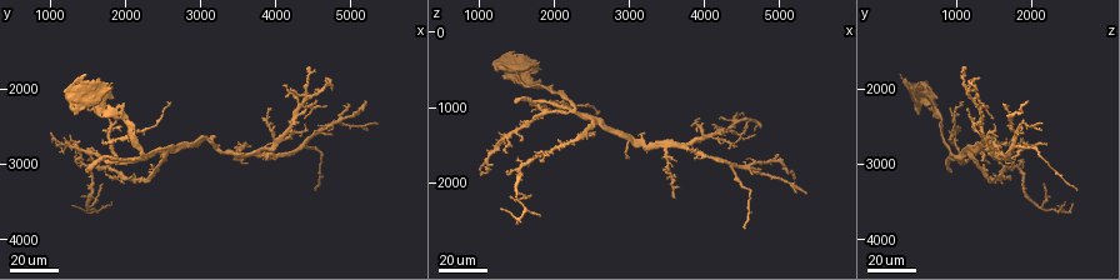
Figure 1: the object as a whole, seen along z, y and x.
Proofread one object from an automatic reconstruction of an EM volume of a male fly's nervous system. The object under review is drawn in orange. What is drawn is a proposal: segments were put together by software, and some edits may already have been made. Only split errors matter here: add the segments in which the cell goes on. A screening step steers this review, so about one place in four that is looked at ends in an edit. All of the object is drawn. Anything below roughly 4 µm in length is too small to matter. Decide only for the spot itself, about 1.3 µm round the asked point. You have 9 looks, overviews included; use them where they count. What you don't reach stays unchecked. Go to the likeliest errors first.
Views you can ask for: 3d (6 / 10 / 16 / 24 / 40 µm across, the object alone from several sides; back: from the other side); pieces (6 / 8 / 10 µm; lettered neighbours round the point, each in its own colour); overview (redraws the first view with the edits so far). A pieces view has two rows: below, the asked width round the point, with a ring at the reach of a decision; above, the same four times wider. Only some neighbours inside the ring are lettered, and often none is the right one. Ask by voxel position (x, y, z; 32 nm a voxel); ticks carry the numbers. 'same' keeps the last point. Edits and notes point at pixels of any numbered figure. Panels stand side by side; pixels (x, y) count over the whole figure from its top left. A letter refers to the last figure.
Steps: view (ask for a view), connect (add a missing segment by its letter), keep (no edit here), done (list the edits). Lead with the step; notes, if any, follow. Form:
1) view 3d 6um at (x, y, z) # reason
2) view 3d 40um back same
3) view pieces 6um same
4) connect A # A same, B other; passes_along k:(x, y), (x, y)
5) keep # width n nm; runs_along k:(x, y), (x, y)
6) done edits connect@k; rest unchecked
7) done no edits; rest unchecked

view 3d 24um at (5350, 2500, 2150) # free end

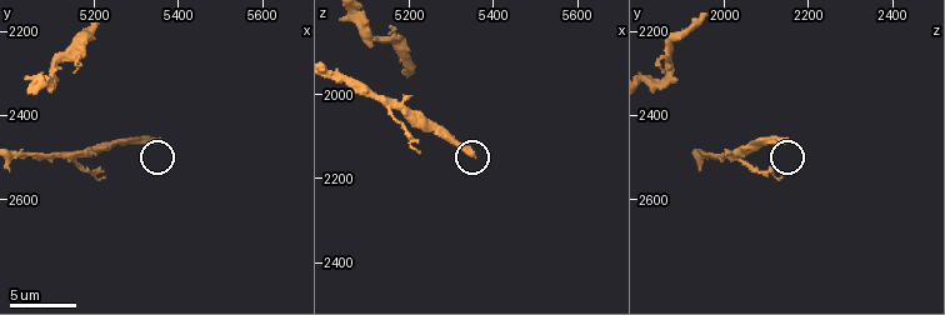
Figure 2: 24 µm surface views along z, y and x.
view pieces 8um at (5345, 2455, 2140) # see the neighbours

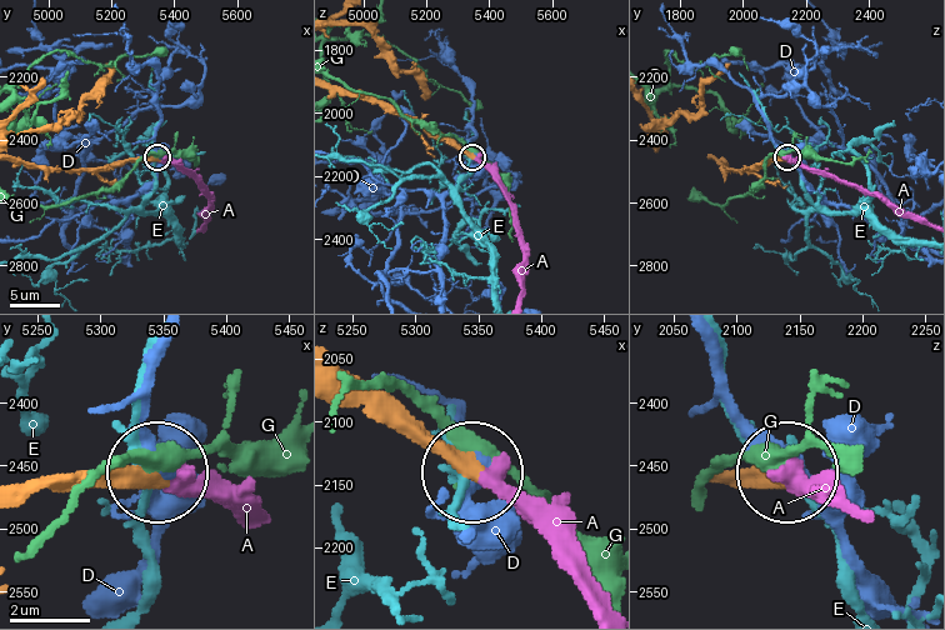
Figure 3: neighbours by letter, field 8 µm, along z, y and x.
connect A # A same, D other, E other, G other; passes_along 3:(724, 484), (798, 474), (855, 506); it goes on there

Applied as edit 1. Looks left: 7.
view 3d 40um at (4600, 2600, 1900) # an open end

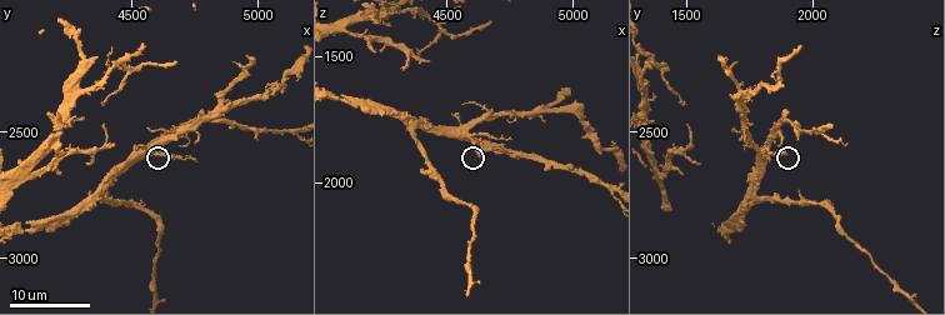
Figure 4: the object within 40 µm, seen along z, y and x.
view 3d 10um at (4630, 2580, 1900)

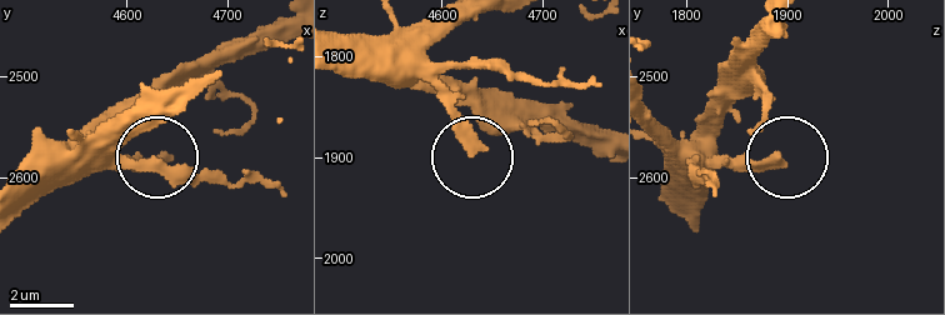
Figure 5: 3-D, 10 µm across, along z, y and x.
view pieces 6um at (4634, 2582, 1892)

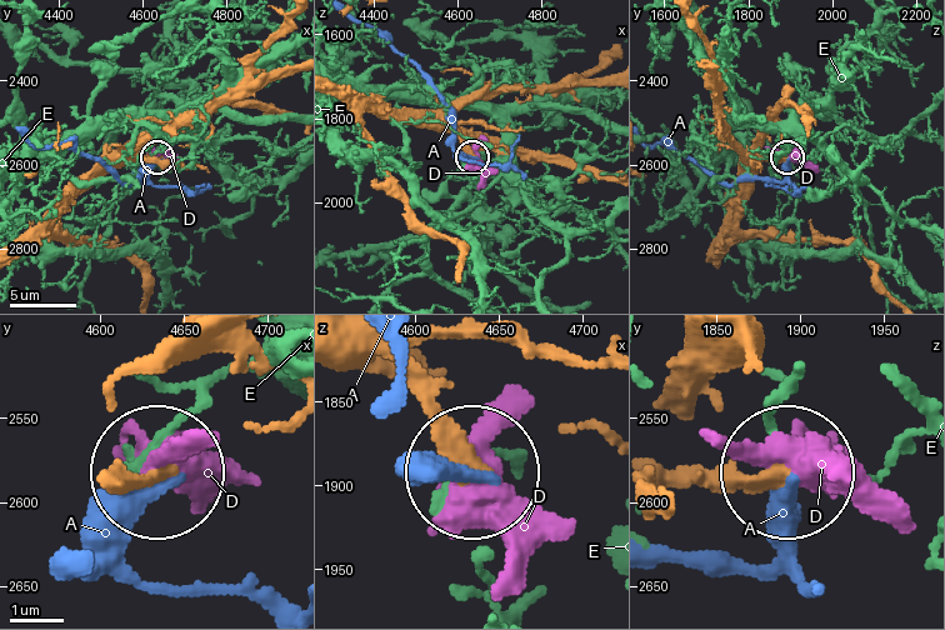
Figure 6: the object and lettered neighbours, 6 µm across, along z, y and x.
keep # A other, D other, E other; none of them fits

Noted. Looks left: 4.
view 3d 24um at (1700, 3300, 2150) # branch stops here

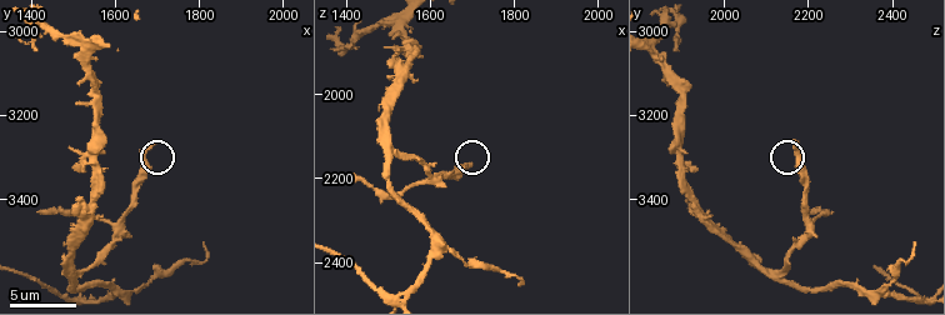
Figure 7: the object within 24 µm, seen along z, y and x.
view pieces 10um at (1690, 3265, 2165)

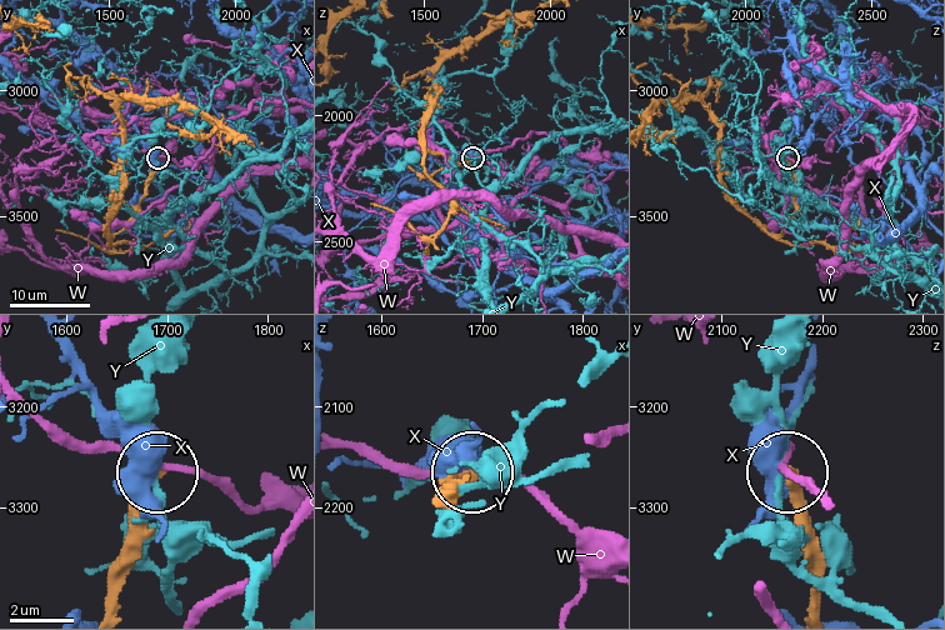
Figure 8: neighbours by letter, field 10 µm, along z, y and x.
keep # W other, X other, Y other; no lettered segment goes on from it

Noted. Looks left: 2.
view 3d 24um at (4100, 2000, 1200) # an open end

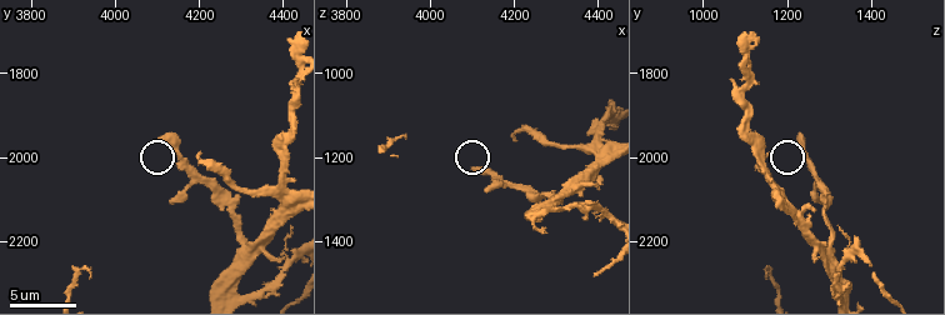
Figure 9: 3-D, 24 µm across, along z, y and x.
view pieces 8um at (4105, 1955, 1230)

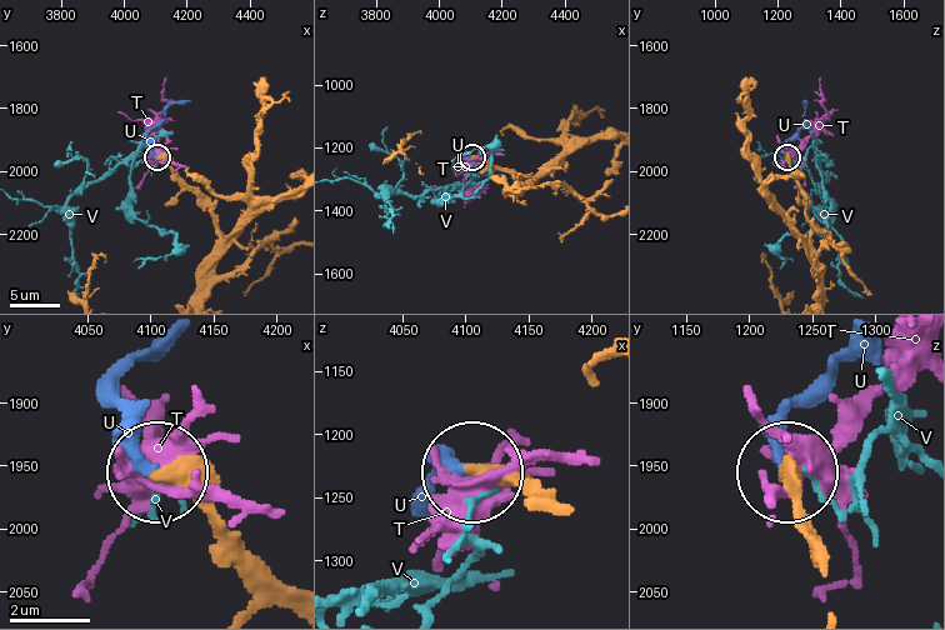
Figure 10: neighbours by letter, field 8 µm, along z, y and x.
connect U # width 370 nm; T other, U same, V other; passes_along 10:(258, 565), (154, 471), (124, 408), (124, 378), (161, 338); it goes on there

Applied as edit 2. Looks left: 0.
done edits connect@3, connect@10; rest unchecked

